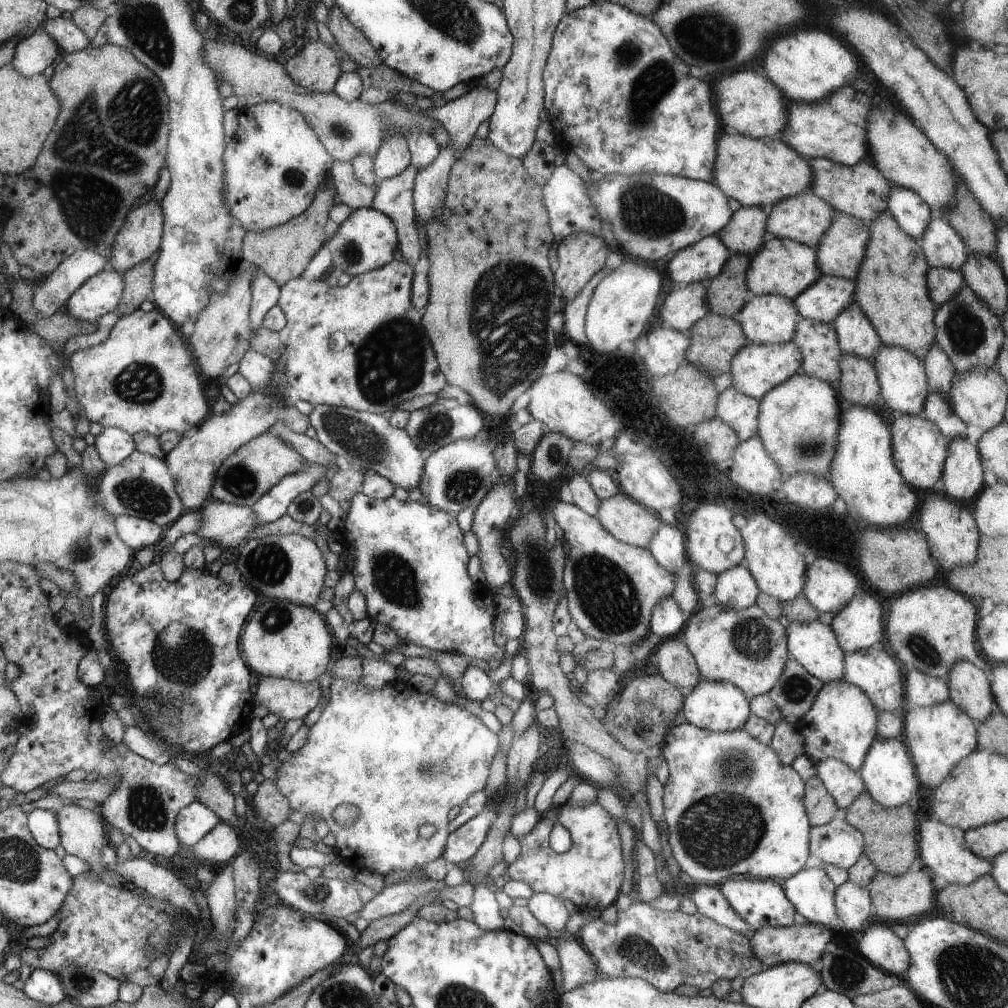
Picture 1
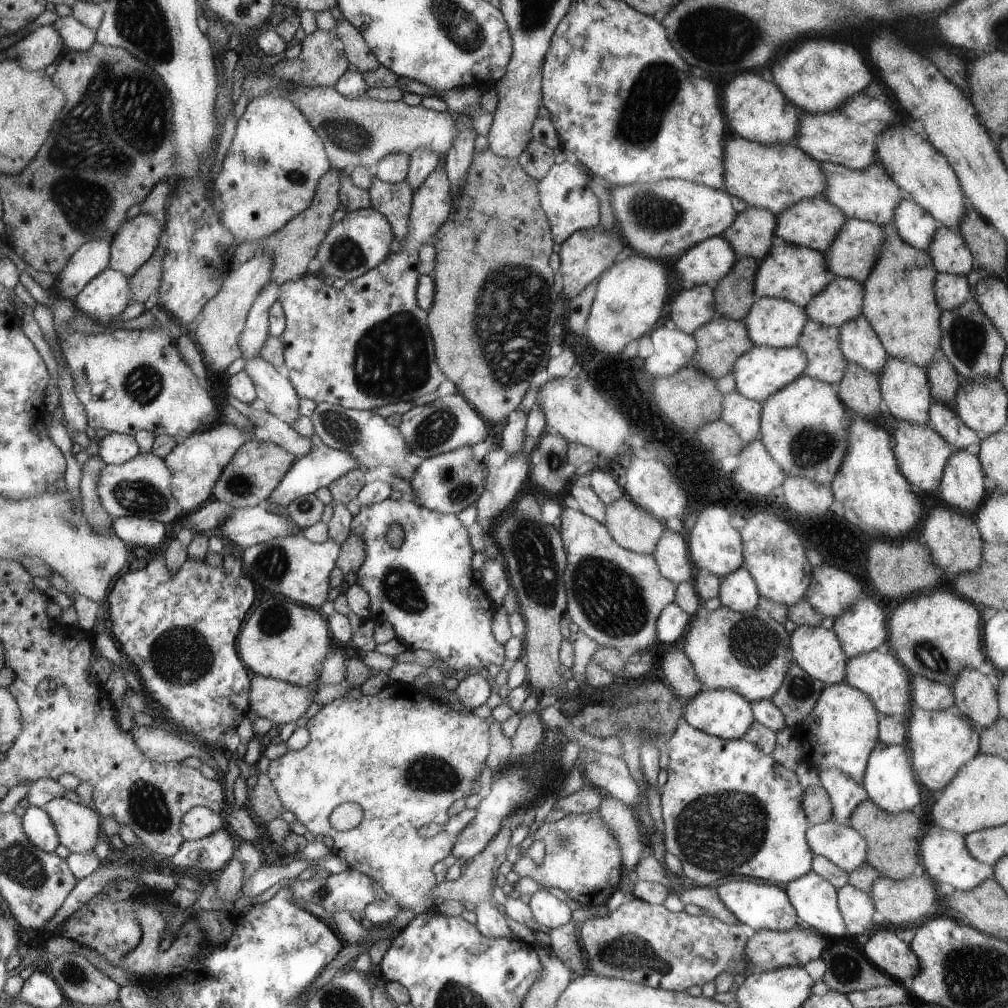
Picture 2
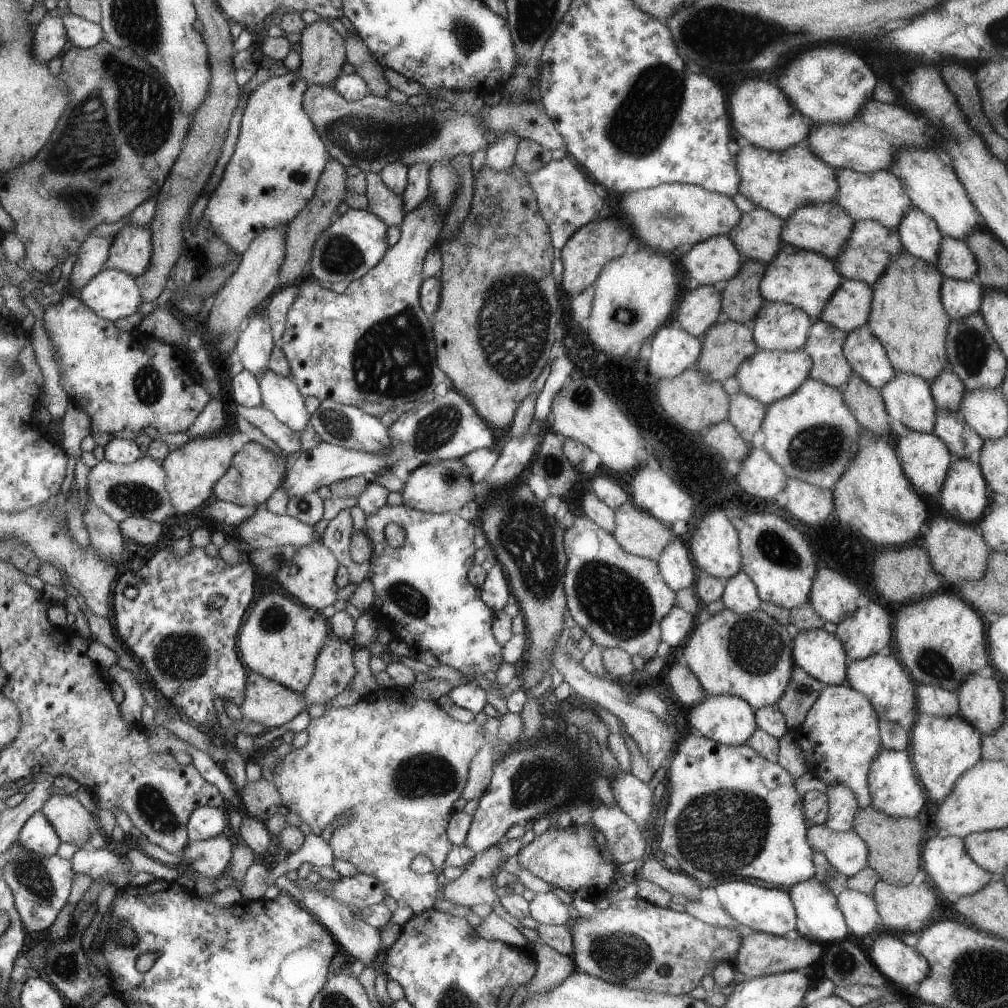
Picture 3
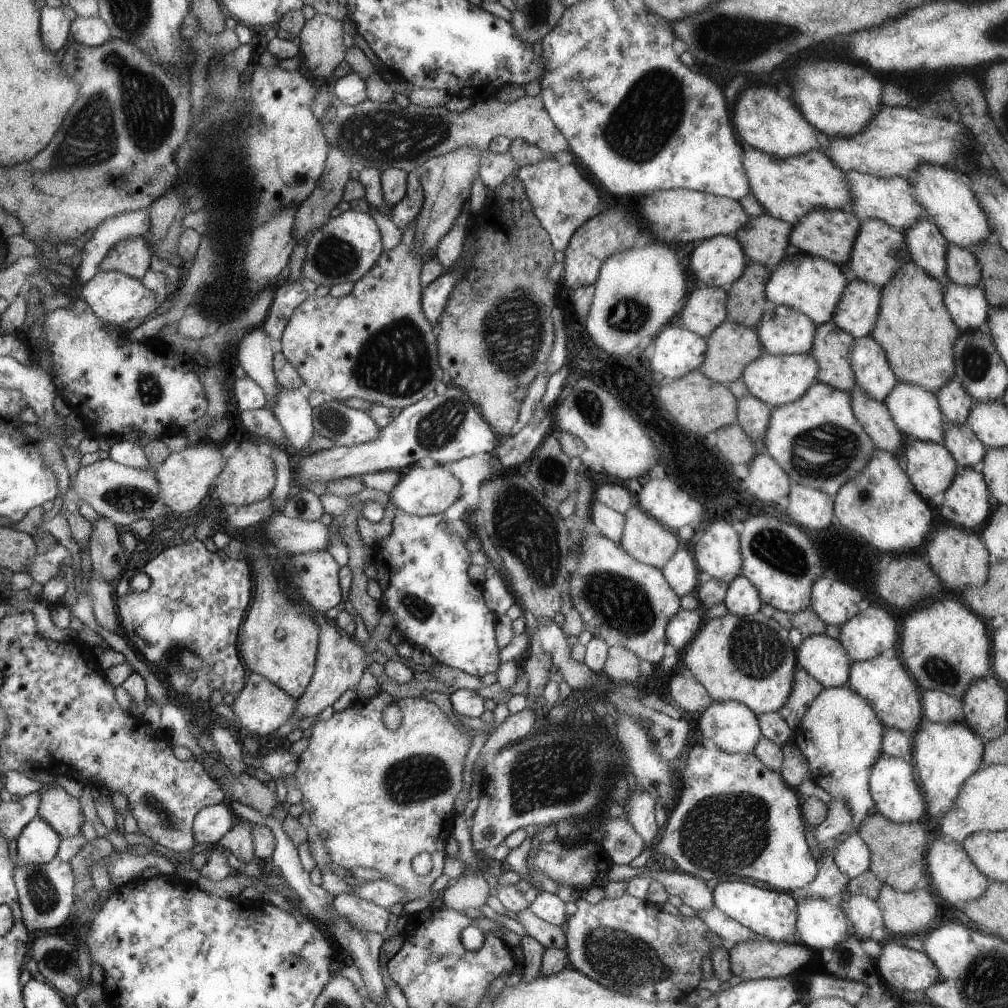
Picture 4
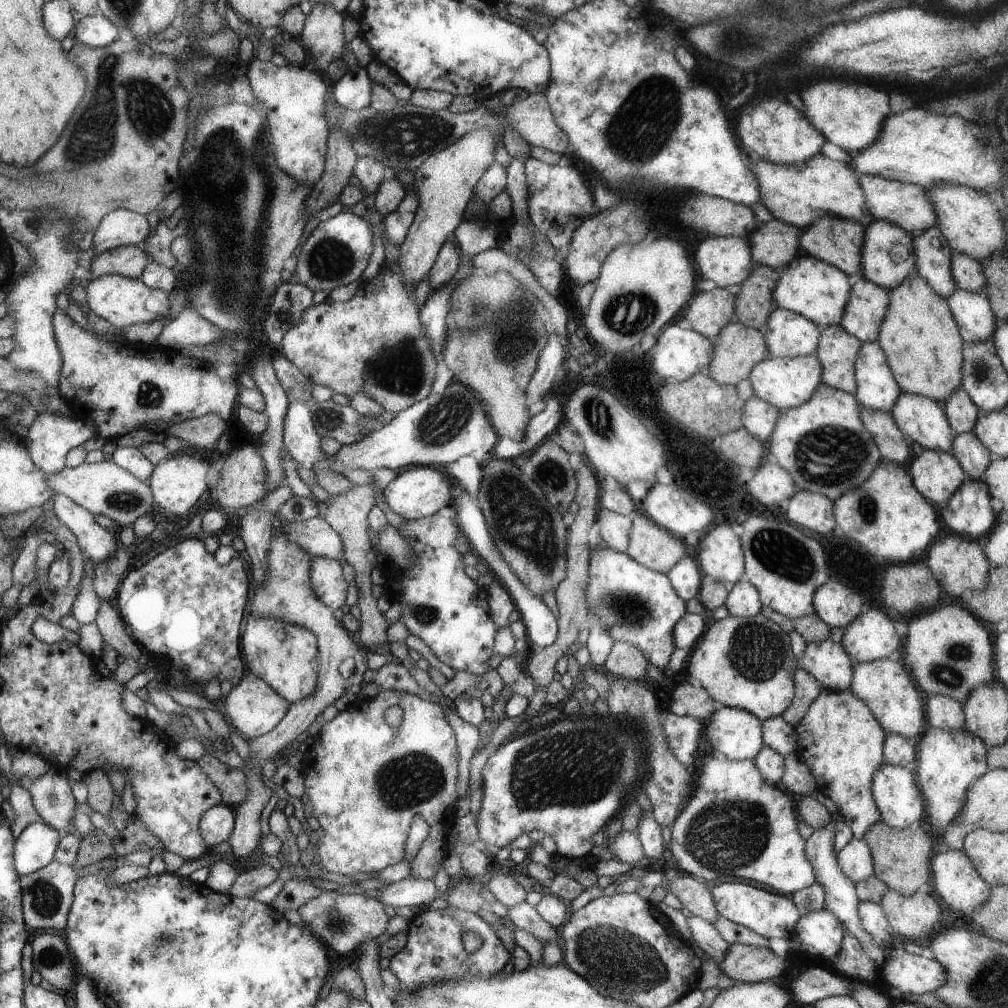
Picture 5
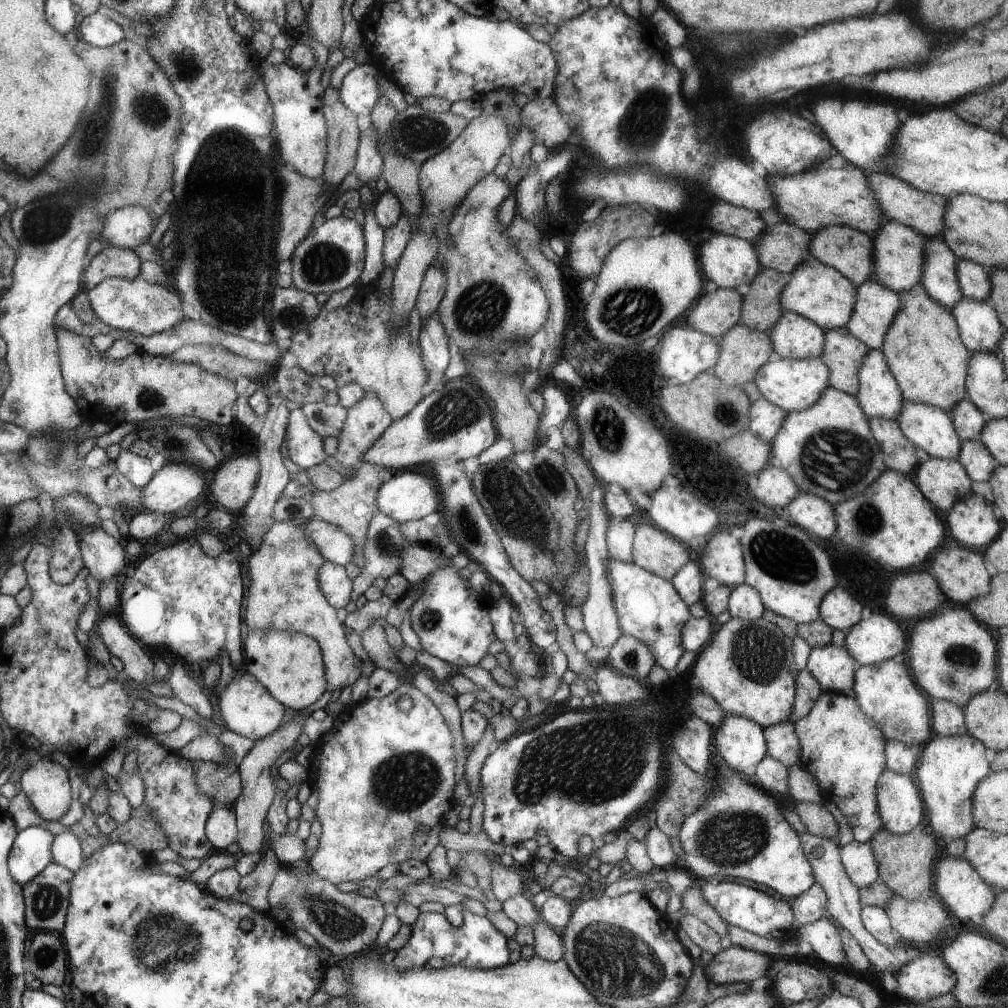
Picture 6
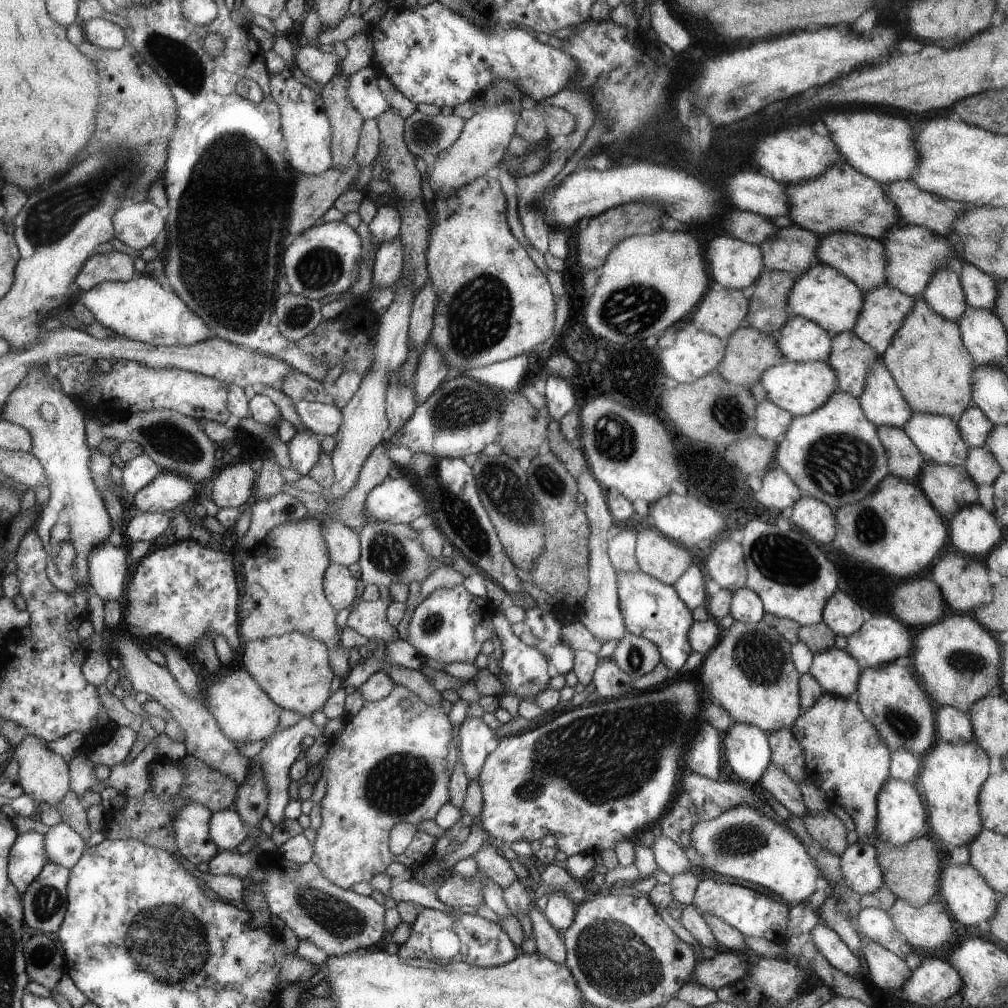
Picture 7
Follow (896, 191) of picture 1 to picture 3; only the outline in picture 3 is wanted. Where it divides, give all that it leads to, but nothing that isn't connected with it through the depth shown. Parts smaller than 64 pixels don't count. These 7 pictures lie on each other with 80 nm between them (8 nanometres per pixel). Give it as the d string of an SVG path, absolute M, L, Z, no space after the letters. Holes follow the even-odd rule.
M910 207L899 220L896 229L904 250L937 266L943 234L932 218L919 208Z

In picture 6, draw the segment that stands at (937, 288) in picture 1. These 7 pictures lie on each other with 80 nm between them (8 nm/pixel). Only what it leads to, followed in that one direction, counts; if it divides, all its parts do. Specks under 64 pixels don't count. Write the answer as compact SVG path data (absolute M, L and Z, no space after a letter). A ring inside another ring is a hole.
M962 297L951 313L957 322L960 338L969 351L997 352L1006 329L987 301Z

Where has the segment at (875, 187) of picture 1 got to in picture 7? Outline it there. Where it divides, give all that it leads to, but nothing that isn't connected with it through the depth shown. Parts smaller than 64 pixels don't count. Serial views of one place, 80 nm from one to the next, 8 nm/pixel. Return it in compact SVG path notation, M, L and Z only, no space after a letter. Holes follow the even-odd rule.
M912 179L892 181L882 188L903 224L927 228L941 237L947 236L954 219L967 209L965 204L924 192Z

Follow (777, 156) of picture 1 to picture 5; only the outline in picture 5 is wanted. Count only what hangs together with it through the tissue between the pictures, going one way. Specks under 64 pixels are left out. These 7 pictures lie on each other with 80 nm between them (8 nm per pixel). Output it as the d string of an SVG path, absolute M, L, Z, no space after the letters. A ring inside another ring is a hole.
M816 153L802 164L783 165L759 159L749 164L758 181L761 203L774 219L805 230L818 217L842 217L868 226L873 218L869 214L862 187L848 162L833 161L823 153Z

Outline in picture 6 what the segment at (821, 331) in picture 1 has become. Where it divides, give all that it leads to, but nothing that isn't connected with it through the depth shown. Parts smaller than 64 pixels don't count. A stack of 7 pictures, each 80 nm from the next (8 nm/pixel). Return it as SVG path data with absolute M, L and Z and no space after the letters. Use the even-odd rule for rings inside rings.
M846 327L825 331L825 347L820 358L830 371L829 386L855 396L859 389L858 369L869 350L868 346L852 336Z

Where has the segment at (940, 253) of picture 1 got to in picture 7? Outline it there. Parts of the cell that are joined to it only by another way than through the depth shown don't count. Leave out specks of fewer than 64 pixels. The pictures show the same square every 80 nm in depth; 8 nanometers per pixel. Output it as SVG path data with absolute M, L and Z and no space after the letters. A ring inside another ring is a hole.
M964 262L959 279L968 305L993 310L998 294L998 282L994 276L986 274L972 263Z

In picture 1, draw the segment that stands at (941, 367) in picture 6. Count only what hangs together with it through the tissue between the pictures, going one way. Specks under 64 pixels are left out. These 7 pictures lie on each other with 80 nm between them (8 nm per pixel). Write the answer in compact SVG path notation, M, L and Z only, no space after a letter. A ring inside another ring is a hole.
M886 211L870 223L870 240L860 264L856 286L856 303L864 312L886 346L908 350L921 361L936 343L934 317L936 307L929 298L927 276L930 266L918 241L908 236Z

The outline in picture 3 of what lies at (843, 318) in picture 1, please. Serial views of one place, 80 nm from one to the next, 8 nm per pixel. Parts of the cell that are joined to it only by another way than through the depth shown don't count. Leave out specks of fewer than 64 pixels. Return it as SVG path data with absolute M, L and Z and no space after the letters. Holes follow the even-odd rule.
M867 324L847 333L843 351L853 372L879 390L894 376L895 368L885 348Z

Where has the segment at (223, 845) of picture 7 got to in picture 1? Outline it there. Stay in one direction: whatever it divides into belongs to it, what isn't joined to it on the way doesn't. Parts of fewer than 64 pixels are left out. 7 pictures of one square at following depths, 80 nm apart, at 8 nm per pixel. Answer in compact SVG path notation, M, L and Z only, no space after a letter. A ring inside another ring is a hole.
M194 802L186 808L182 808L177 818L178 840L182 846L194 846L199 842L218 822L222 822L220 816L214 814L208 806L202 802Z

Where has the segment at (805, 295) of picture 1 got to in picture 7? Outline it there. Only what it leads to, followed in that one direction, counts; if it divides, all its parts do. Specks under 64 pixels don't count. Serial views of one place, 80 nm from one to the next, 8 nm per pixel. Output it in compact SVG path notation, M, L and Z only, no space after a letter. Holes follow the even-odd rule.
M888 284L866 291L852 332L879 355L884 354L915 300Z

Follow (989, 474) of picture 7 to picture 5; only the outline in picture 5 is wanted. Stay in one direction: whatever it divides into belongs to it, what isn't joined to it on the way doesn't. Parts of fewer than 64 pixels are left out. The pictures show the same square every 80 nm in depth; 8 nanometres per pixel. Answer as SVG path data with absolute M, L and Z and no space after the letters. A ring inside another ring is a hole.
M972 432L957 434L951 444L951 452L960 463L968 480L980 479L993 458L991 452Z

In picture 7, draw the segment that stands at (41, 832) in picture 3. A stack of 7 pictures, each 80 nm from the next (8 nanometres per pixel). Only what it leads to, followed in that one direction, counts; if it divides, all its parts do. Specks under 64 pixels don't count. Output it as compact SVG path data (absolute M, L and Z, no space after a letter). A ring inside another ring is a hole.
M40 830L19 834L9 855L9 879L19 891L25 892L48 862L45 836Z

